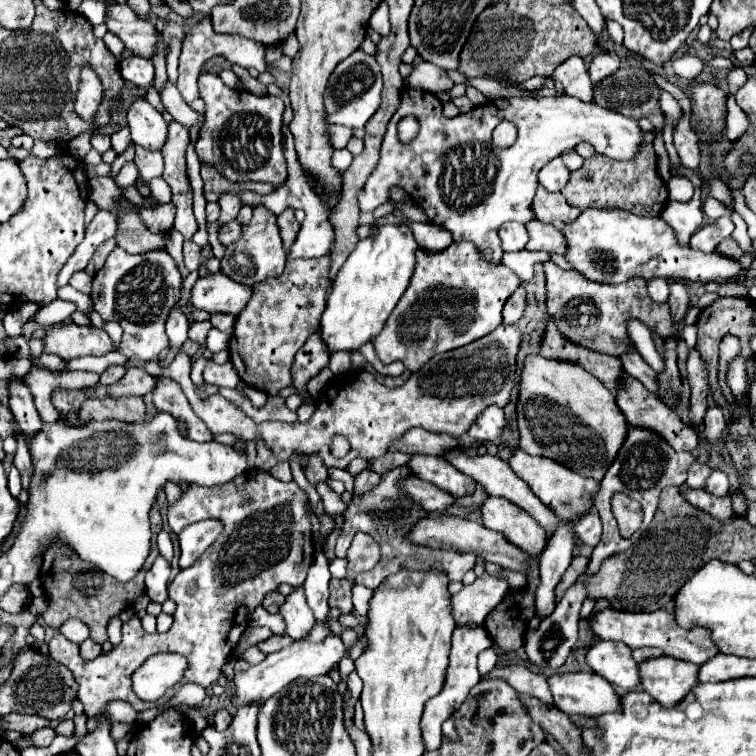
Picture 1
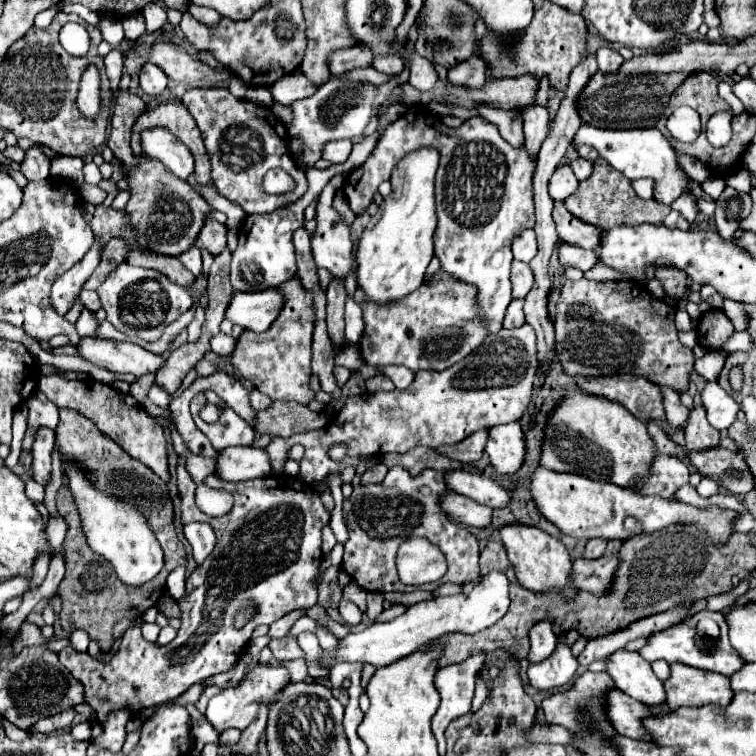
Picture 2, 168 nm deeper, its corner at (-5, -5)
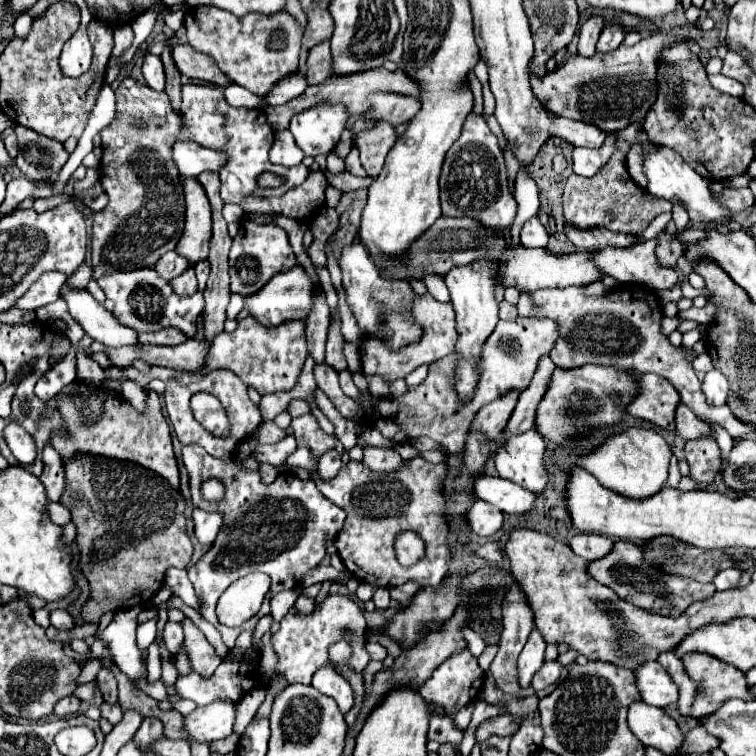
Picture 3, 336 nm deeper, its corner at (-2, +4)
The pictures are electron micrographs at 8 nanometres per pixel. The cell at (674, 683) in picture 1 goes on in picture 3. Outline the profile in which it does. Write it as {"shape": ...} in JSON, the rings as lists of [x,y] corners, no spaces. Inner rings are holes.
{"shape":[[[689,652],[689,654],[685,654],[683,656],[683,664],[685,664],[689,676],[699,684],[699,694],[697,694],[695,704],[693,704],[693,716],[697,720],[711,716],[717,708],[721,708],[723,702],[727,702],[731,698],[753,700],[753,694],[749,690],[751,686],[747,684],[745,674],[739,668],[735,668],[735,666],[723,662],[723,660],[717,660],[715,656],[709,656],[705,652]]]}

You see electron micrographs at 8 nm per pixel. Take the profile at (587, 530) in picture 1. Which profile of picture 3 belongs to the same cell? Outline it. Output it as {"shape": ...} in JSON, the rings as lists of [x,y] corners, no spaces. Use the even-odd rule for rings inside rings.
{"shape":[[[575,534],[571,540],[569,540],[569,548],[585,558],[587,562],[593,562],[593,560],[599,560],[603,556],[607,556],[613,548],[615,540],[609,538],[609,536],[601,536],[601,534]]]}

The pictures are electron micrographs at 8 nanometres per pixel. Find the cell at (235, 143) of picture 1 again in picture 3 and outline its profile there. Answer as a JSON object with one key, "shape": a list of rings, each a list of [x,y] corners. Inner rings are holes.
{"shape":[[[185,84],[183,86],[183,90],[181,90],[181,124],[183,124],[183,130],[189,134],[189,138],[183,138],[183,140],[189,140],[189,142],[195,142],[195,144],[199,144],[199,146],[203,146],[203,148],[211,148],[211,150],[219,150],[219,152],[229,152],[229,164],[225,164],[225,168],[221,168],[221,172],[219,172],[219,178],[221,178],[221,198],[223,198],[223,202],[233,202],[233,204],[241,204],[247,196],[251,196],[251,194],[255,194],[255,196],[281,196],[281,194],[285,194],[289,188],[293,188],[293,186],[297,186],[297,184],[301,184],[301,180],[305,180],[305,176],[309,174],[309,170],[307,168],[303,168],[303,166],[295,166],[295,168],[285,168],[285,166],[273,166],[271,162],[269,162],[269,148],[271,148],[271,144],[273,144],[273,130],[269,128],[269,124],[265,124],[265,112],[263,110],[247,110],[247,108],[233,108],[233,106],[229,106],[227,102],[225,102],[225,98],[223,98],[223,90],[221,88],[213,88],[213,86],[199,86],[199,84]],[[263,172],[271,172],[271,174],[275,174],[275,176],[279,176],[279,178],[283,178],[283,184],[281,186],[277,186],[277,188],[261,188],[261,186],[257,186],[257,178],[263,174]]]}

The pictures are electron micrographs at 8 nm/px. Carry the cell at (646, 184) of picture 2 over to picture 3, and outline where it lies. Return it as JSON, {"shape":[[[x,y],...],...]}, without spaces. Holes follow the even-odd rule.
{"shape":[[[608,136],[605,144],[597,150],[589,150],[589,148],[575,148],[573,150],[573,172],[585,178],[595,176],[601,166],[605,166],[605,162],[609,160],[609,156],[615,150],[615,136]]]}

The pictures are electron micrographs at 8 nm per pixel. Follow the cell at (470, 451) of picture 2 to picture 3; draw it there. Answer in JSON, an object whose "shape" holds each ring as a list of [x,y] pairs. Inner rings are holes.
{"shape":[[[509,390],[509,392],[505,392],[503,396],[499,396],[497,400],[489,402],[489,404],[487,404],[485,408],[481,408],[479,414],[475,416],[471,430],[483,432],[483,434],[487,434],[491,440],[495,440],[495,438],[503,432],[505,424],[509,422],[509,416],[511,416],[511,412],[513,412],[513,408],[515,408],[515,404],[517,404],[519,394],[521,394],[521,392],[517,392],[517,390]]]}

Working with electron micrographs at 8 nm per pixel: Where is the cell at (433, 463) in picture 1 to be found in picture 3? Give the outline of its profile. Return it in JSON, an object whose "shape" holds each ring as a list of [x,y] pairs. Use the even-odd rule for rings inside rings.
{"shape":[[[481,476],[475,482],[475,494],[477,498],[493,504],[501,512],[507,514],[529,514],[535,508],[537,496],[519,484],[513,484],[505,478],[493,478],[493,476]]]}

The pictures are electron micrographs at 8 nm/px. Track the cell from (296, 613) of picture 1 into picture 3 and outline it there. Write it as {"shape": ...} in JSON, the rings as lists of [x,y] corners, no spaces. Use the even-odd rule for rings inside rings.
{"shape":[[[321,668],[321,670],[317,670],[317,674],[313,676],[313,686],[321,694],[333,698],[339,704],[339,708],[341,708],[343,714],[347,714],[353,708],[353,704],[355,704],[351,686],[341,676],[337,676],[337,672],[333,668]]]}

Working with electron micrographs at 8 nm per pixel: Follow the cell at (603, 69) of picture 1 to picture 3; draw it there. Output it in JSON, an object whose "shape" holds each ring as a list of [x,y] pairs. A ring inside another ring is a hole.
{"shape":[[[611,22],[605,26],[605,30],[601,32],[601,38],[597,42],[597,52],[611,52],[615,48],[621,46],[621,42],[625,40],[625,26],[621,26],[619,22]]]}

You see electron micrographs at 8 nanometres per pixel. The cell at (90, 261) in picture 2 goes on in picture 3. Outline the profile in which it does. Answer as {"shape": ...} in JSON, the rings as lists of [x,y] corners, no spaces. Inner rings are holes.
{"shape":[[[47,272],[45,276],[39,276],[39,280],[35,280],[13,306],[19,310],[37,310],[45,304],[51,304],[57,300],[57,288],[61,288],[65,280],[67,276],[61,276],[61,272]]]}

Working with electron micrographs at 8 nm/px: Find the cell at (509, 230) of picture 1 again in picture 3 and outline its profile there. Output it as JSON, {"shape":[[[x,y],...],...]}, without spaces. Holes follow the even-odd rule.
{"shape":[[[539,218],[527,220],[521,230],[521,244],[525,244],[527,248],[543,248],[547,246],[547,242],[549,242],[549,232],[539,222]]]}

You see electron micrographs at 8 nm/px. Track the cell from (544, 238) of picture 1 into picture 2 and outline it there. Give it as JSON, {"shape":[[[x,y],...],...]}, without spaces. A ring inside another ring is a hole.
{"shape":[[[560,243],[558,245],[558,261],[564,267],[578,267],[582,271],[588,271],[592,265],[596,265],[596,251],[588,251],[588,249],[580,249],[576,245],[568,245],[568,243]]]}

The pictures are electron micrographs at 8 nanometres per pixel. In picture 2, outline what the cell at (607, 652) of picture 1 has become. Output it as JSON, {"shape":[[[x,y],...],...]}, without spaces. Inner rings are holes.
{"shape":[[[616,651],[606,659],[606,673],[612,677],[616,689],[634,697],[644,705],[664,703],[664,687],[662,681],[654,675],[648,661],[644,661],[638,653]]]}

